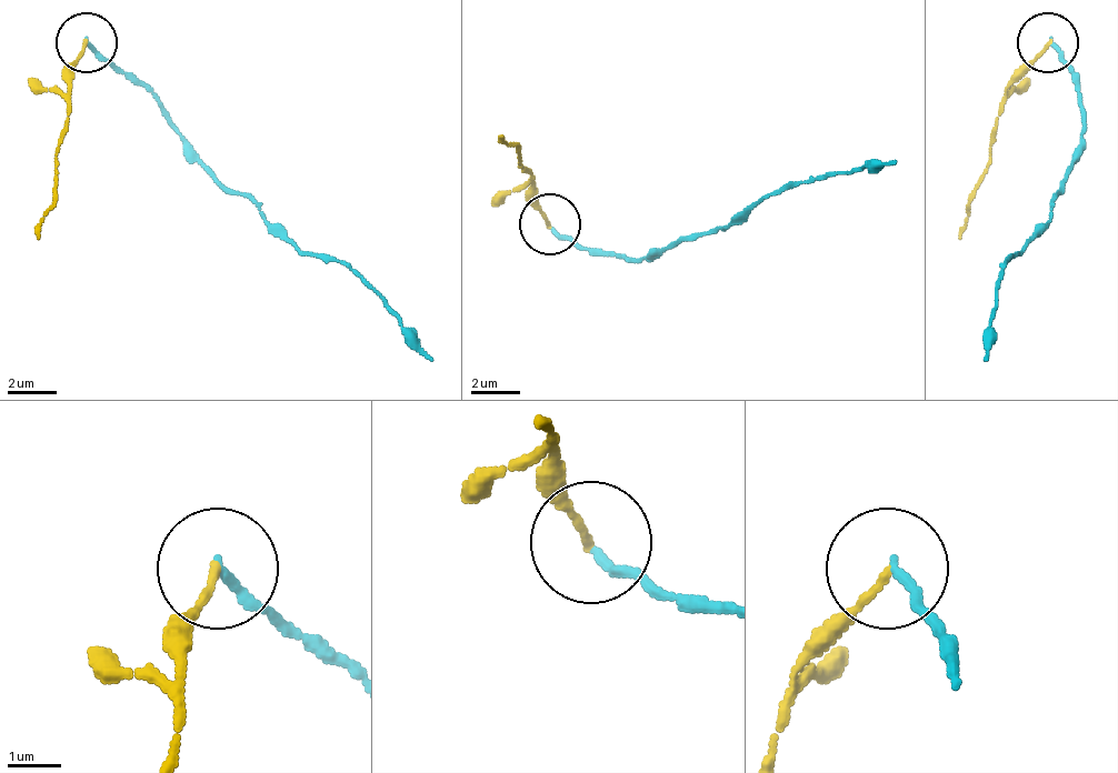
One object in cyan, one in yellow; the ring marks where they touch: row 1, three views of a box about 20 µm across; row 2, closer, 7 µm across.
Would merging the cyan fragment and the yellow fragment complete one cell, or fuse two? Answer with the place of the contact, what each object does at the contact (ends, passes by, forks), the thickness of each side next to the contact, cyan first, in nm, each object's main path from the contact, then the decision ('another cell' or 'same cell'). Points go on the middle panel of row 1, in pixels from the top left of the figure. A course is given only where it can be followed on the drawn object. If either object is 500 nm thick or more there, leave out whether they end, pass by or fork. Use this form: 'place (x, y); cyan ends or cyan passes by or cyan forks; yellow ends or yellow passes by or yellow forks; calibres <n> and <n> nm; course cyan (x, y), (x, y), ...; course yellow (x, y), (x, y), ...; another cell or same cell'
place (549, 224); cyan ends; yellow ends; calibres 170 and 130 nm; course cyan (548, 226), (585, 250), (651, 262), (736, 226), (767, 196), (894, 159); course yellow (548, 226), (536, 177), (518, 164), (499, 134); another cell

